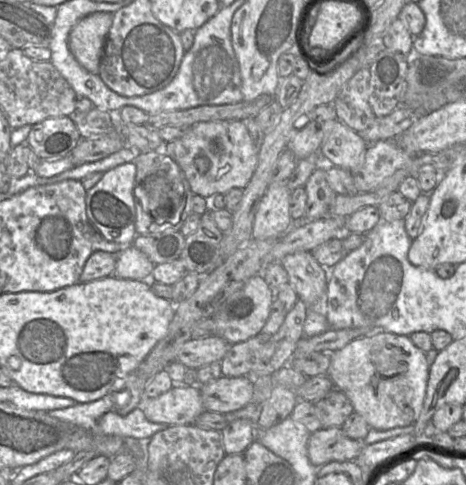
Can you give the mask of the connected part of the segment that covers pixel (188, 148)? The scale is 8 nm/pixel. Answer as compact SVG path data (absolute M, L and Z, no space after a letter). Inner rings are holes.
M240 120L196 123L191 126L190 131L183 137L165 143L162 150L179 165L193 194L202 196L208 201L216 194L225 195L232 188L244 189L250 182L258 164L259 149L254 144L246 125ZM197 156L206 156L210 160L210 168L206 173L201 173L196 168L194 160Z

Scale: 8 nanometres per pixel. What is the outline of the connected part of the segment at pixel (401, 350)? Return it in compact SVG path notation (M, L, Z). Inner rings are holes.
M381 332L356 339L330 354L328 376L335 389L343 392L351 402L354 412L360 414L369 427L375 430L390 430L414 424L422 410L429 376L426 353L417 348L409 336Z

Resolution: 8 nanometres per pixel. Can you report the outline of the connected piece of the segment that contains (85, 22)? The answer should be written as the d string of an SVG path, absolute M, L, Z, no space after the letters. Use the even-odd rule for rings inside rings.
M95 12L80 20L70 32L69 48L79 64L92 74L99 74L113 14Z

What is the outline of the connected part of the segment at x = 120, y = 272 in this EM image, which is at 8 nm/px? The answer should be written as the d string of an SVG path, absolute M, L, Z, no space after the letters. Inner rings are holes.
M134 245L123 248L116 255L116 266L112 275L133 280L148 281L155 264Z

